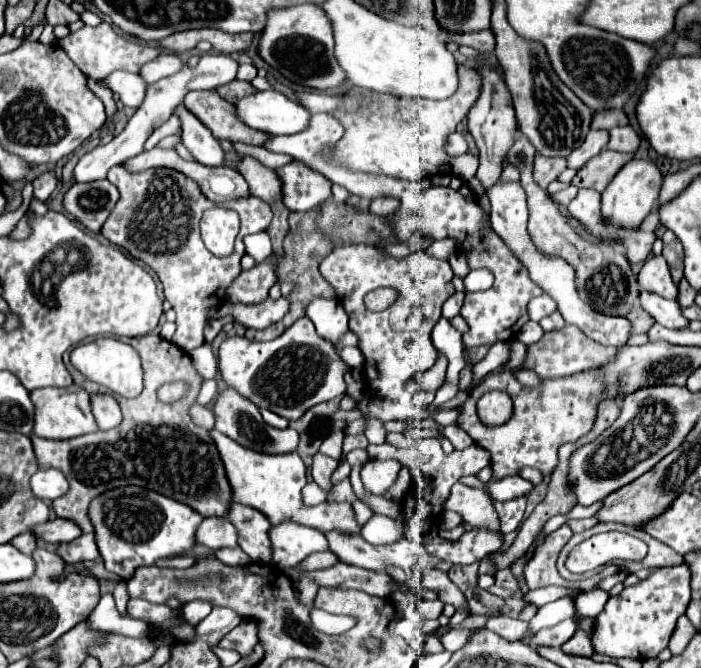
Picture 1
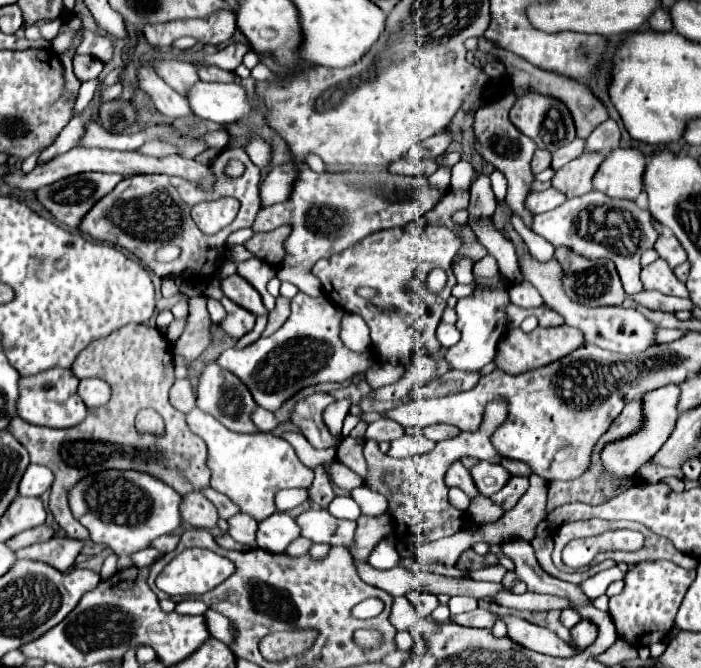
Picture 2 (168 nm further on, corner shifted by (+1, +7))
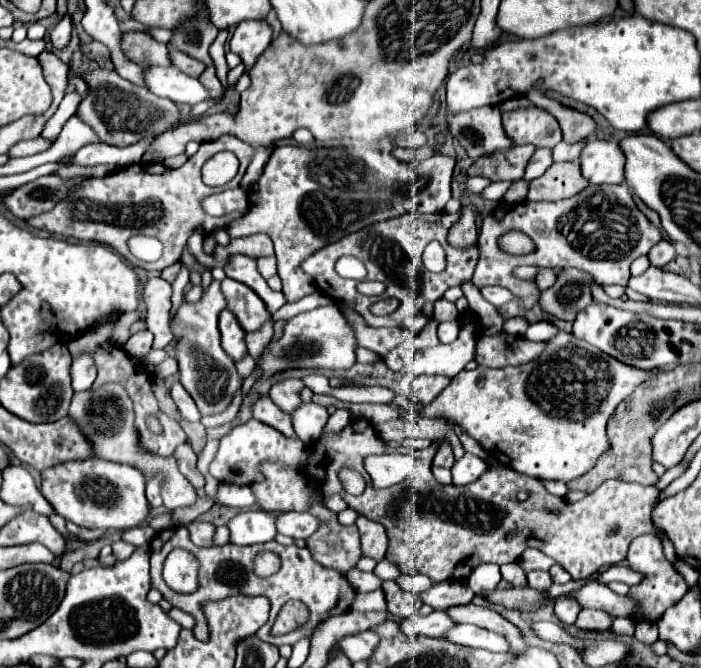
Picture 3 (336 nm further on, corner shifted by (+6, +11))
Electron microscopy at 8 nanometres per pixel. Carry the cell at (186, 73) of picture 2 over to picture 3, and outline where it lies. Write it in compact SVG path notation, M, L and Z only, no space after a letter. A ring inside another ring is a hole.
M143 32L123 34L123 50L127 56L143 68L149 66L171 66L169 50L165 44L157 42L153 36Z

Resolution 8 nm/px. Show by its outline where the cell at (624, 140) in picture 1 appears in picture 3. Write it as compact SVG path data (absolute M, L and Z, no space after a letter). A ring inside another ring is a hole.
M591 138L587 140L579 140L579 142L559 142L555 148L553 148L553 160L555 162L565 162L565 160L577 160L579 158L579 152L583 150L583 144L587 144Z

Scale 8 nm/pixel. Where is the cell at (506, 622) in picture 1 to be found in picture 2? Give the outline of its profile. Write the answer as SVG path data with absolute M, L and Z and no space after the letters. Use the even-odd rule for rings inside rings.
M476 608L472 612L450 616L450 622L460 624L460 626L468 626L468 628L490 628L496 622L496 614L482 610L482 608Z

